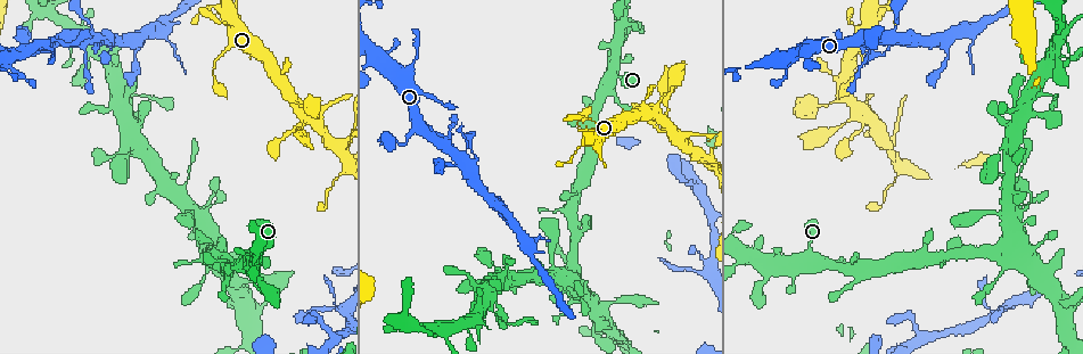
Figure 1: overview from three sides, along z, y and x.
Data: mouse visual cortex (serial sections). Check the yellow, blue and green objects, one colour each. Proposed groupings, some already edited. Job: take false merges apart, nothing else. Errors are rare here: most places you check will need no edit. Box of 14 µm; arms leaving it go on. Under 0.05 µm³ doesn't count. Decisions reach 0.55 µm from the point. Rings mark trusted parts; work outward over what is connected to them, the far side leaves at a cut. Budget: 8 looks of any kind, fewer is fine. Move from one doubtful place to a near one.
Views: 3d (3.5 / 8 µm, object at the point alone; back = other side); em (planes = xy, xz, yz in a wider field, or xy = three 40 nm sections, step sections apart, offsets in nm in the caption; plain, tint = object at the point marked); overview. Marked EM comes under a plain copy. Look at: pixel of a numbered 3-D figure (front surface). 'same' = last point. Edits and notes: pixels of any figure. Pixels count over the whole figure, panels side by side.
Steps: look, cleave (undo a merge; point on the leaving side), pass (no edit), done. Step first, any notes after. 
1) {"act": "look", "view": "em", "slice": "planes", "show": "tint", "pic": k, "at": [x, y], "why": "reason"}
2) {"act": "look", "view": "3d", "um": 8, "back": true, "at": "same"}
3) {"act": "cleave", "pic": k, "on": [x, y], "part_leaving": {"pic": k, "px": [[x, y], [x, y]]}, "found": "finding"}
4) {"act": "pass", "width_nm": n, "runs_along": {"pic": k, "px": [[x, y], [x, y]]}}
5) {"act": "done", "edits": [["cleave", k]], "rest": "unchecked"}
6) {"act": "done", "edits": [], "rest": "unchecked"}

{"act": "look", "view": "3d", "um": 3.5, "back": true, "pic": 1, "at": [55, 45], "why": "a fork"}

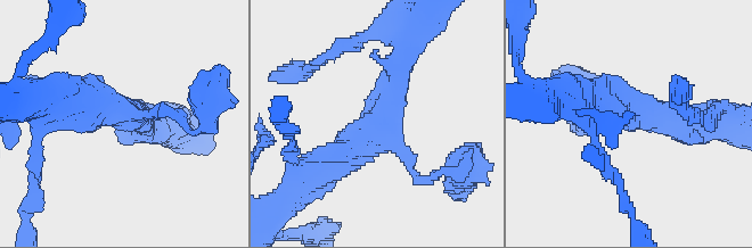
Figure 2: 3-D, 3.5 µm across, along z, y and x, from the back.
{"act": "look", "view": "em", "slice": "planes", "show": "tint", "pic": 2, "at": [378, 127], "arms": 3, "arm_widths_nm": [150, 350, 450]}

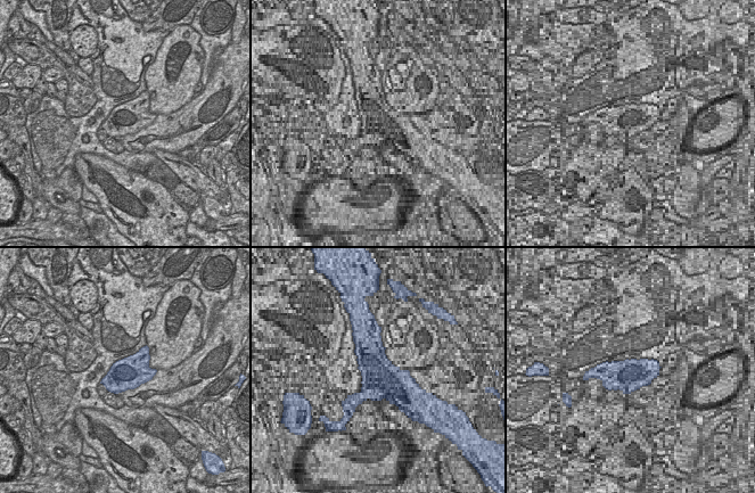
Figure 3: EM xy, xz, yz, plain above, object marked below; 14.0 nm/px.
{"act": "pass", "width_nm": 460, "runs_along": {"pic": 2, "px": [[402, 59], [377, 126], [315, 175]]}, "found": "all the same cell"}

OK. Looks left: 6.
{"act": "look", "view": "3d", "um": 3.5, "pic": 1, "at": [93, 40], "why": "a narrow waist"}

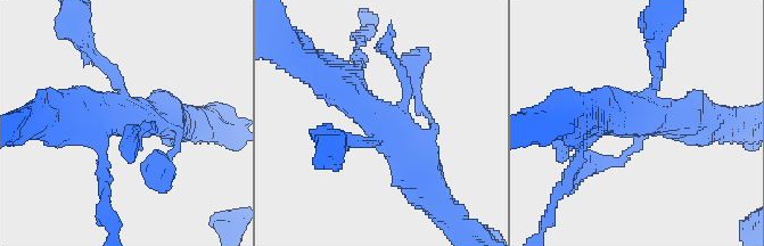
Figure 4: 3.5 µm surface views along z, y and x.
{"act": "look", "view": "em", "slice": "xy", "step": 3, "show": "tint", "pic": 4, "at": [128, 116]}

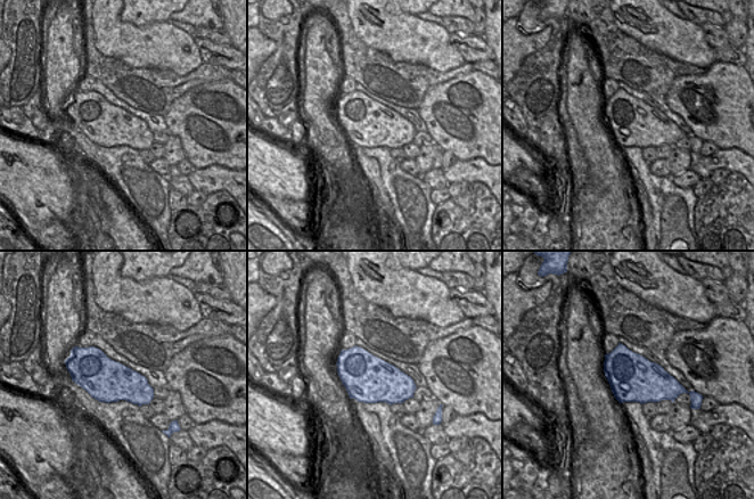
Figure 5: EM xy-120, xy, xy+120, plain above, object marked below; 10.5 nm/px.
{"act": "pass", "width_nm": 500, "runs_along": {"pic": 4, "px": [[320, 74], [387, 126], [426, 185]]}, "found": "continuous, no second cell"}

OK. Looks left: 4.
{"act": "look", "view": "3d", "um": 3.5, "pic": 1, "at": [338, 148], "why": "four or more arms meet"}

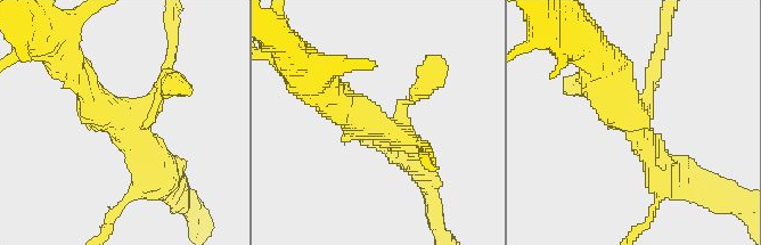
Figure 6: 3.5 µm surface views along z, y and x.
{"act": "look", "view": "em", "slice": "xy", "step": 5, "show": "tint", "pic": 6, "at": [635, 128], "why": "now the EM"}

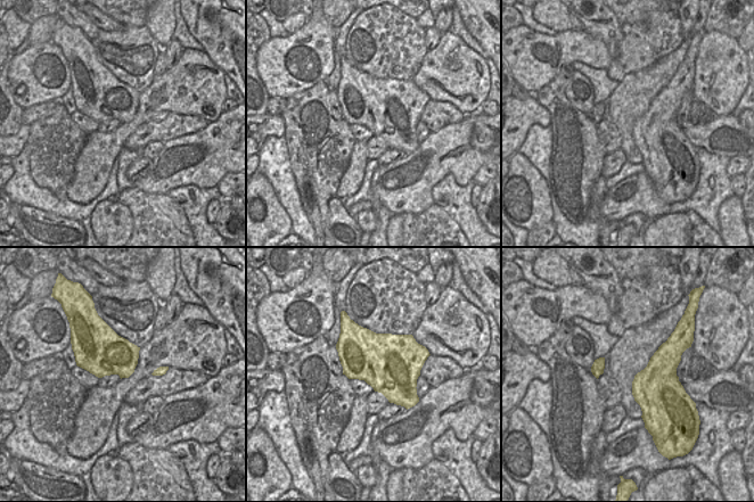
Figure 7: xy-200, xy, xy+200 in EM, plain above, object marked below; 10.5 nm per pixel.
{"act": "pass", "arms": 4, "runs_along": {"pic": 6, "px": [[76, 73], [157, 161], [149, 181]]}, "found": "all the same cell"}

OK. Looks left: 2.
{"act": "done", "edits": [], "rest": "unchecked"}

